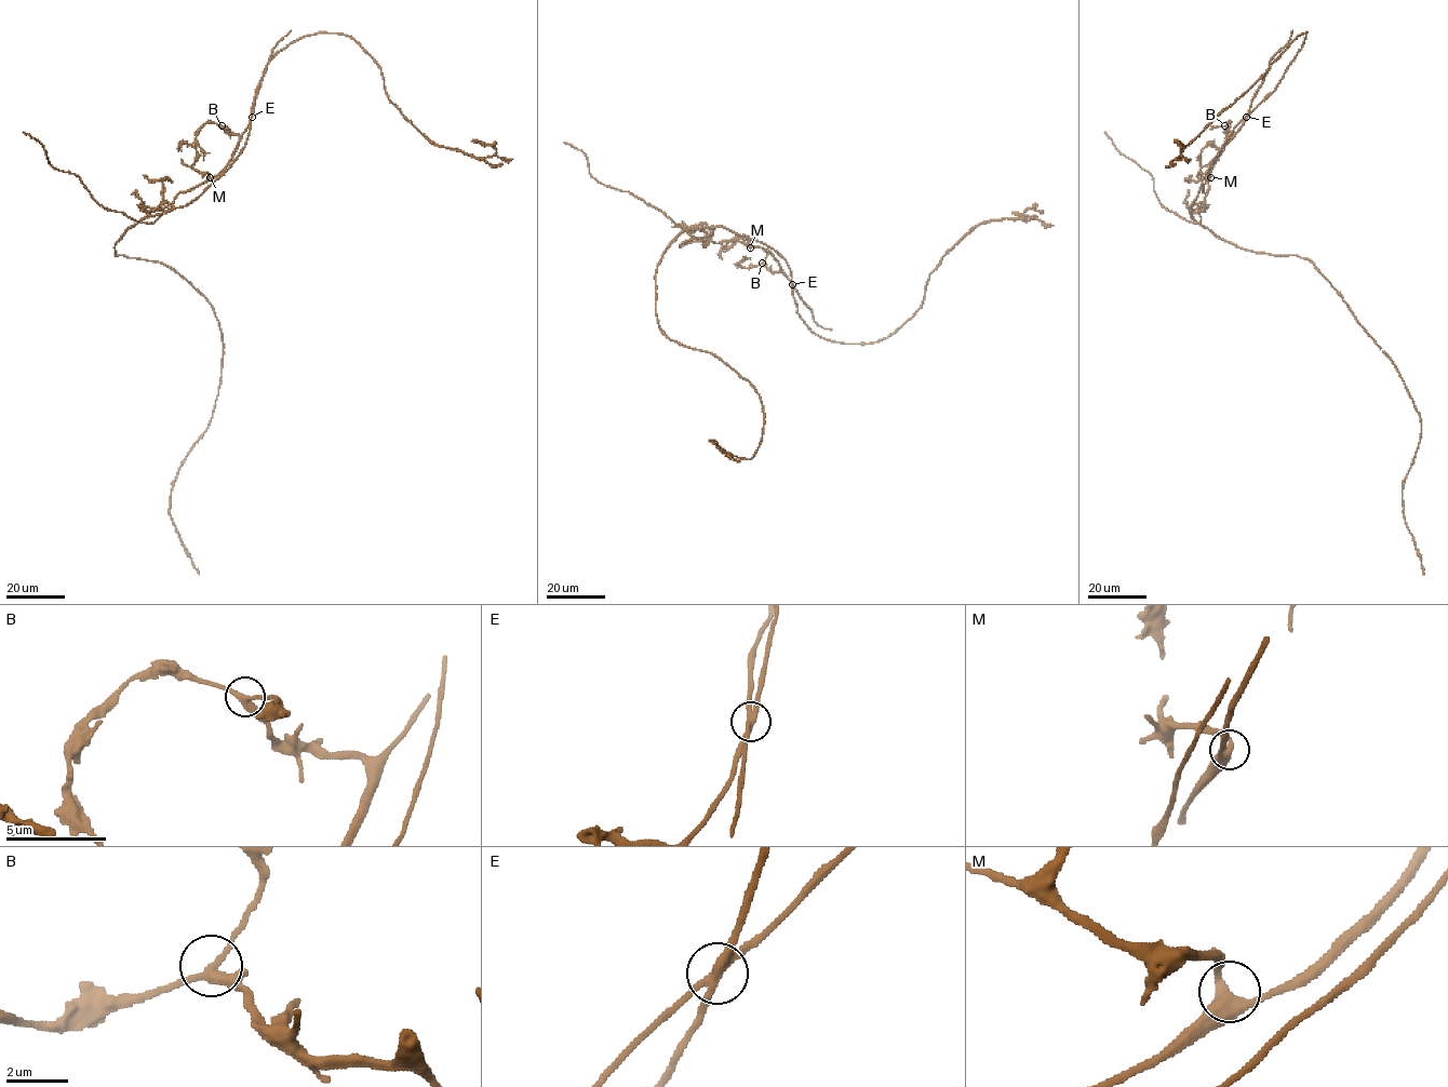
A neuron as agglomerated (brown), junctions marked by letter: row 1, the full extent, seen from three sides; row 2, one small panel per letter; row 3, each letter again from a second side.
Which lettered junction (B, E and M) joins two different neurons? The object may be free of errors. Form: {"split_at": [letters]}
{"split_at": ["E"]}

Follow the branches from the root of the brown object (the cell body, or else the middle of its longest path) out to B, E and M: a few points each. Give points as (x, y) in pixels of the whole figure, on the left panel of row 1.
B: (168, 212), (196, 200), (229, 166), (245, 143), (251, 118), (241, 134), (228, 134), (222, 125)
E: (168, 212), (196, 200), (229, 166), (245, 143), (252, 116)
M: (168, 212), (172, 207), (168, 203), (151, 212), (138, 205), (169, 210), (179, 193), (210, 177)

